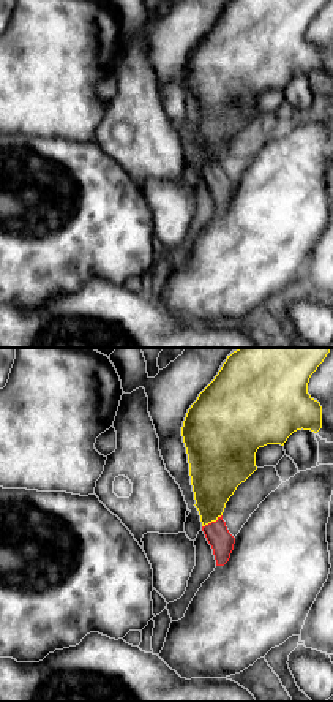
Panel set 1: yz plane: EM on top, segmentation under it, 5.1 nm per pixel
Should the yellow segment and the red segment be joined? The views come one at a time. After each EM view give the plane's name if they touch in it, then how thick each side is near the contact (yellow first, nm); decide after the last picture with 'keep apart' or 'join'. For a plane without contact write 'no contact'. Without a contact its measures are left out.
meets yellow in yz; 260 nm thick on the yellow side, 120 nm on the other

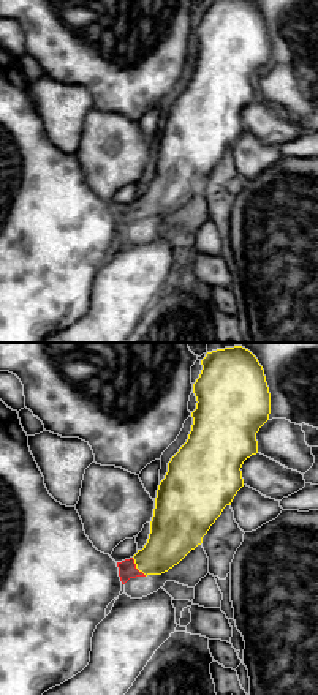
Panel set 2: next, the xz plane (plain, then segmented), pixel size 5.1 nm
meets yellow in xz; 240 nm thick on the yellow side, 100 nm on the other

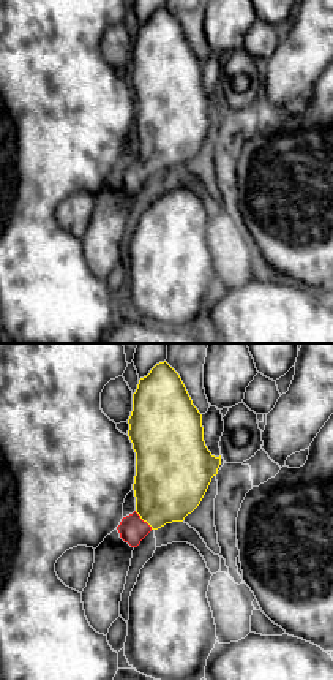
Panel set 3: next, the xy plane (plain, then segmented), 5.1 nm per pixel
meets yellow in xy; 380 nm thick on the yellow side, 140 nm on the other

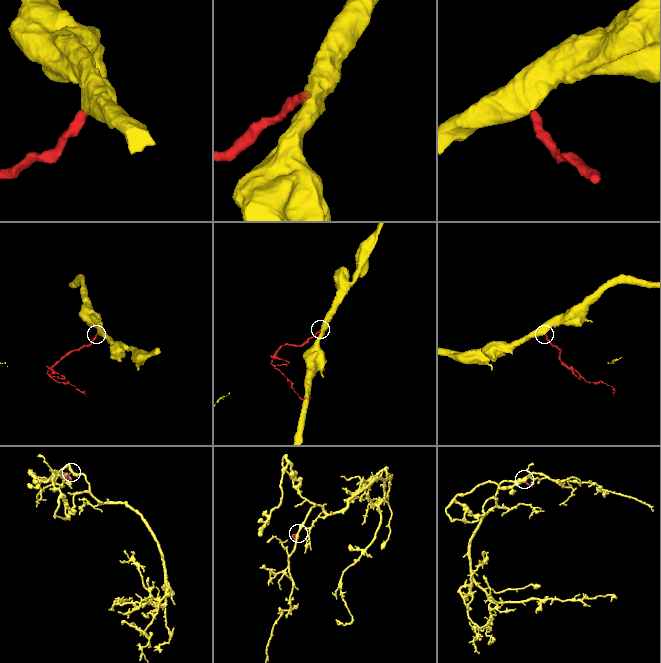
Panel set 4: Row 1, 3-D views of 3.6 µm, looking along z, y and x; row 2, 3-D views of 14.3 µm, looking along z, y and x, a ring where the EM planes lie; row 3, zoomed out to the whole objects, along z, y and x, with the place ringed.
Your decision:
join

